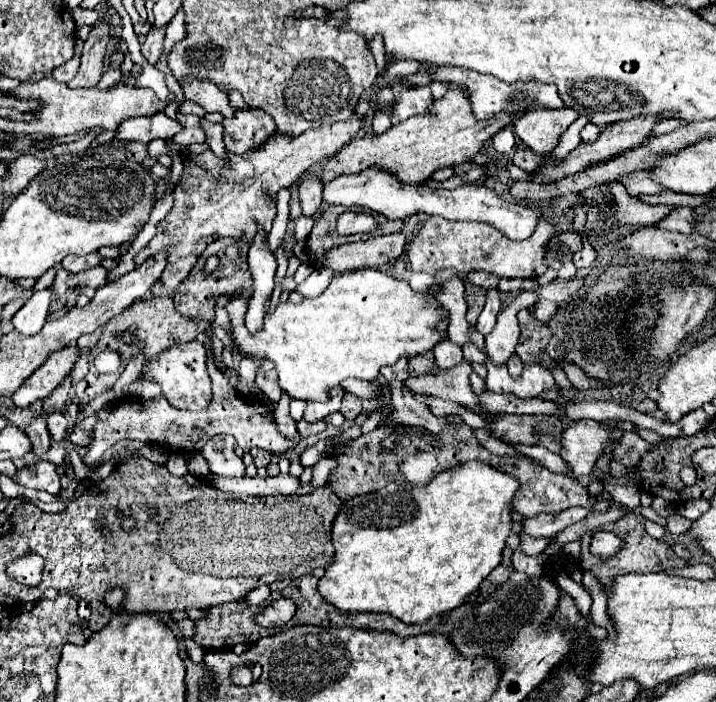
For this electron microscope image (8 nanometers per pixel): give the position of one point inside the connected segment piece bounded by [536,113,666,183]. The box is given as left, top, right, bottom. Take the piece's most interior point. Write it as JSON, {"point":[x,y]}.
{"point":[615,139]}

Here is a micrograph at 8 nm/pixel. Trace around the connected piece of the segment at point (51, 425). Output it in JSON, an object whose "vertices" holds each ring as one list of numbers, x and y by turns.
{"vertices":[[52,413,48,417,48,431,50,431,50,435,52,435,54,441,62,441,66,437,68,423,66,423,66,419,64,419,62,413]]}

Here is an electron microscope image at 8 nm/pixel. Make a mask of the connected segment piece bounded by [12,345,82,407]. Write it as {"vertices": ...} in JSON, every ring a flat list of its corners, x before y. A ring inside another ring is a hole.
{"vertices":[[76,345,76,347,64,347,62,351,50,355,50,359,46,359,46,363,38,367,38,371,30,375,30,379,26,379,26,383,18,389,18,395,12,397,14,405,28,407,34,401,46,399,72,373,80,357,80,351,82,349]]}

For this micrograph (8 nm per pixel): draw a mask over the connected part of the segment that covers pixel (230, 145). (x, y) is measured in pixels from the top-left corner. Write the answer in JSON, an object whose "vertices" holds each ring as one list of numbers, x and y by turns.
{"vertices":[[262,109,238,111,234,117,224,119,224,143,230,153,244,155,252,149,260,149,266,139,276,131,270,115,264,115]]}

